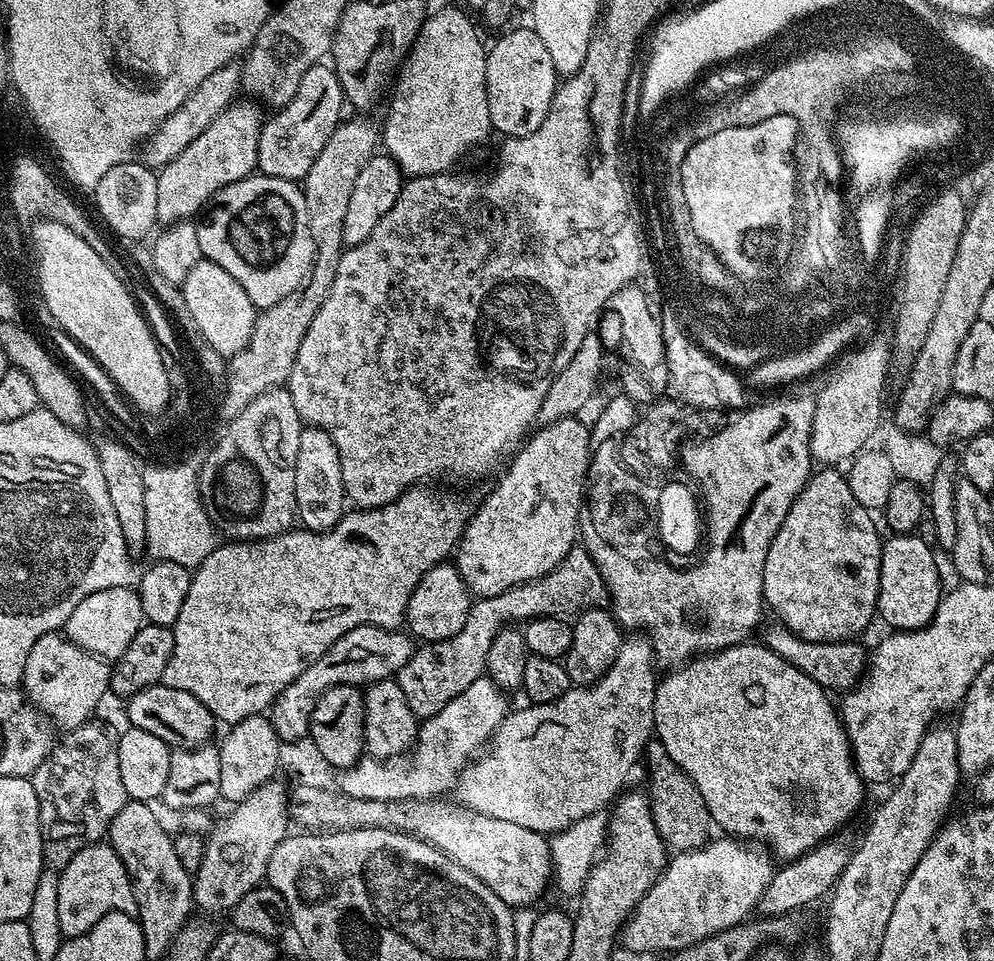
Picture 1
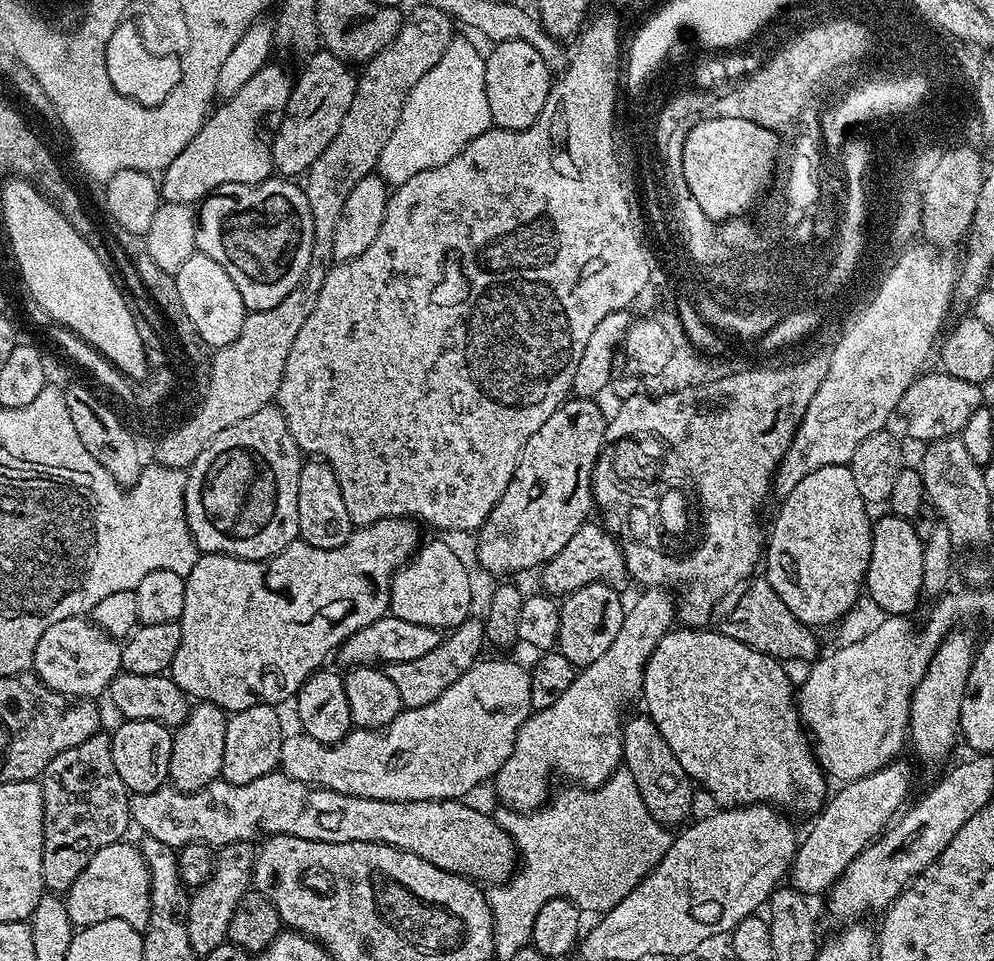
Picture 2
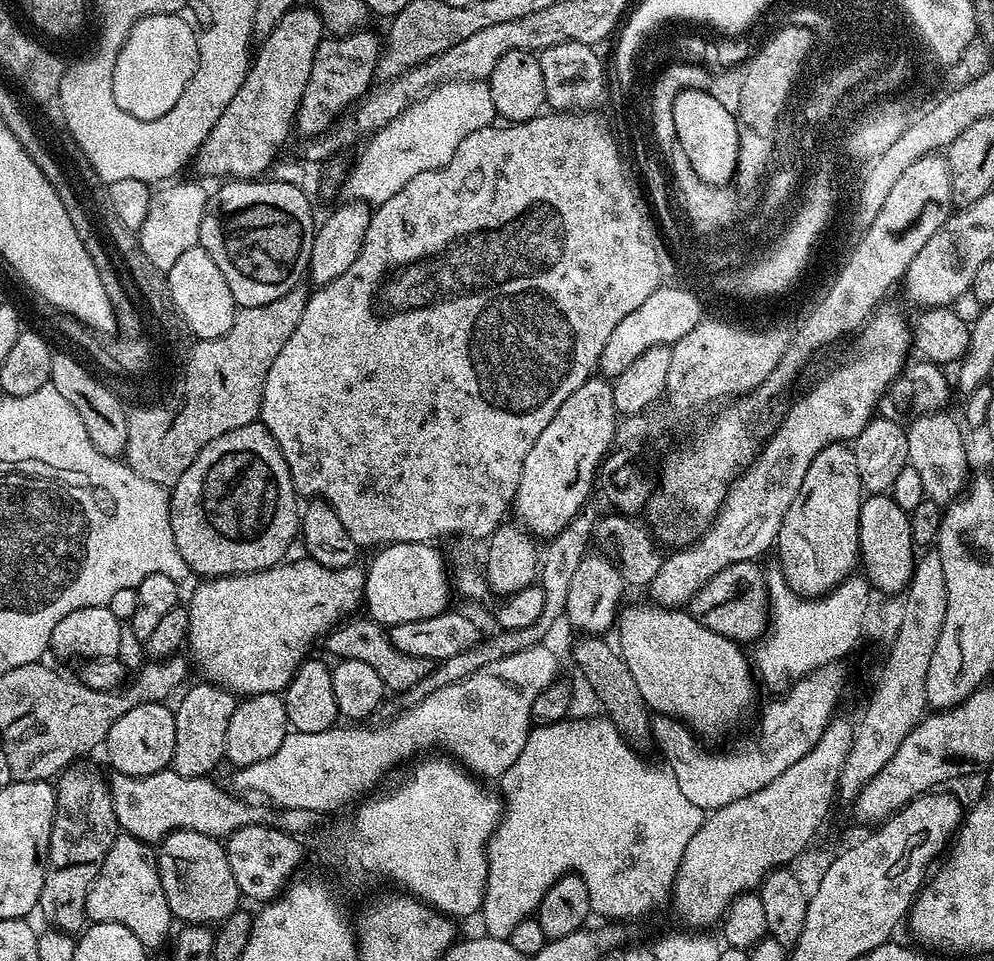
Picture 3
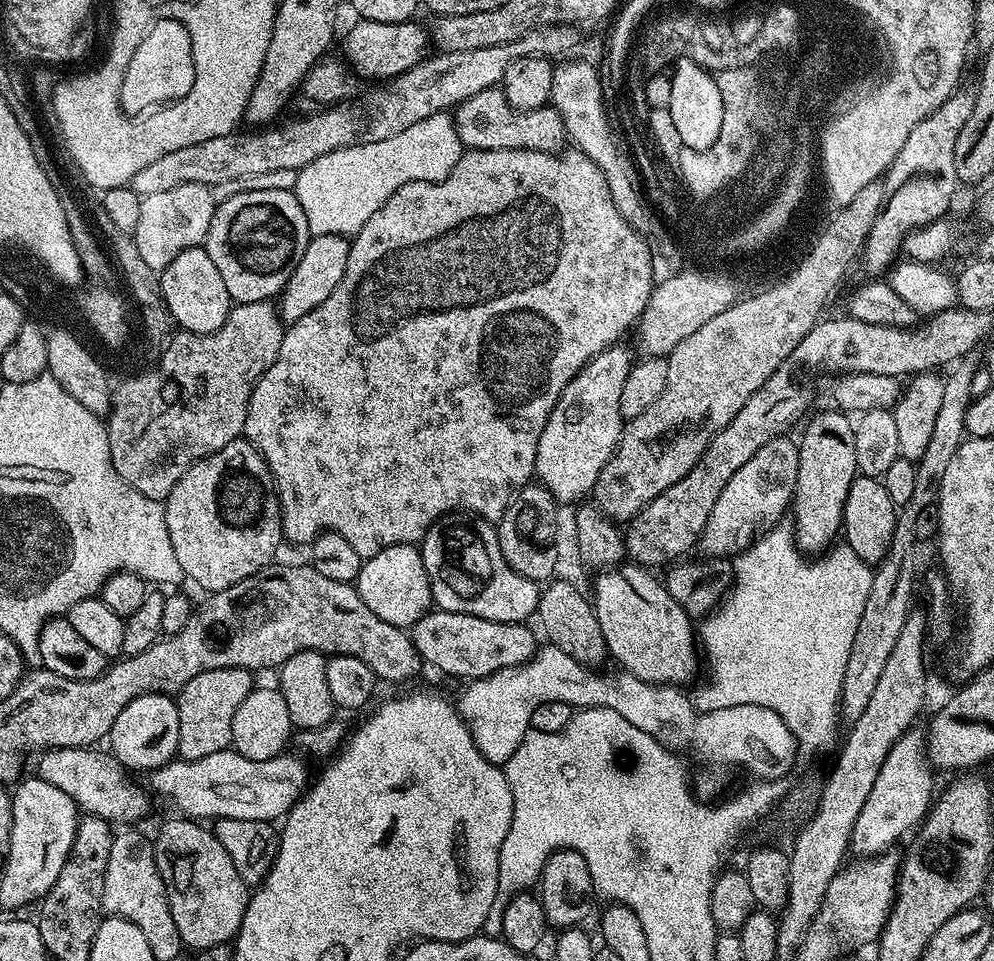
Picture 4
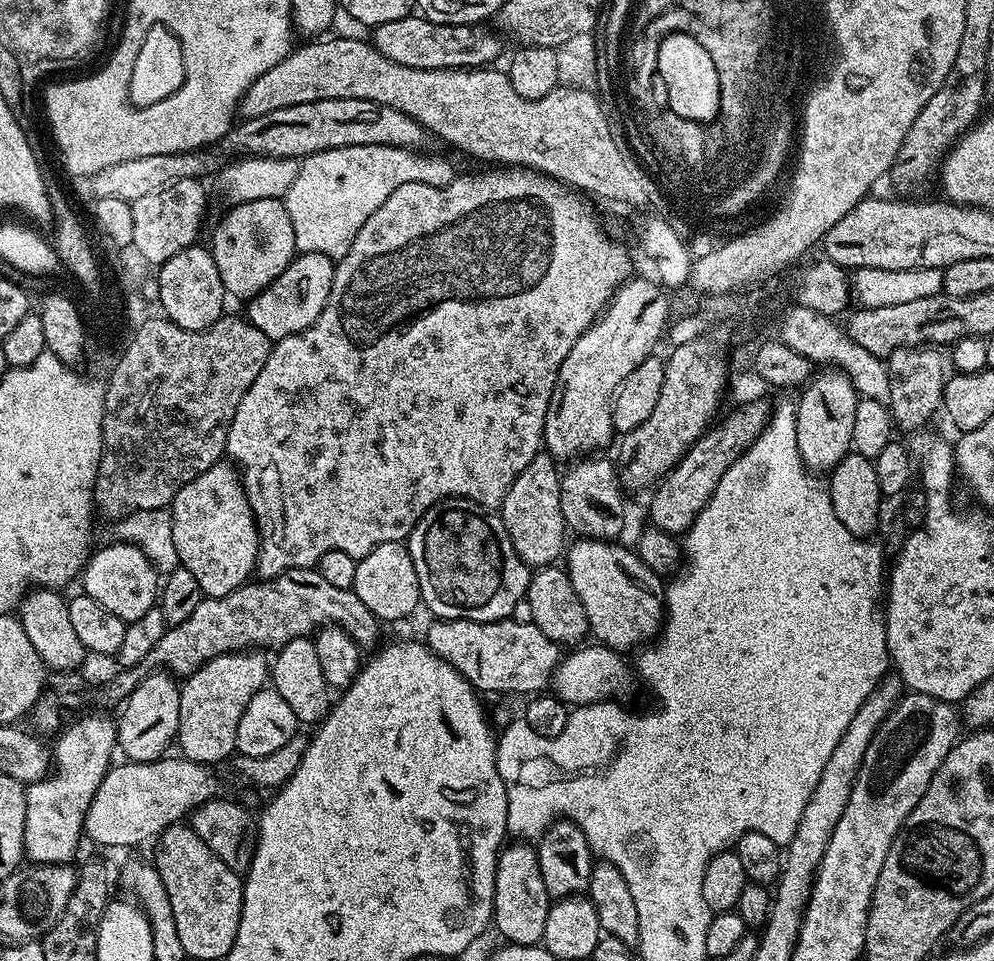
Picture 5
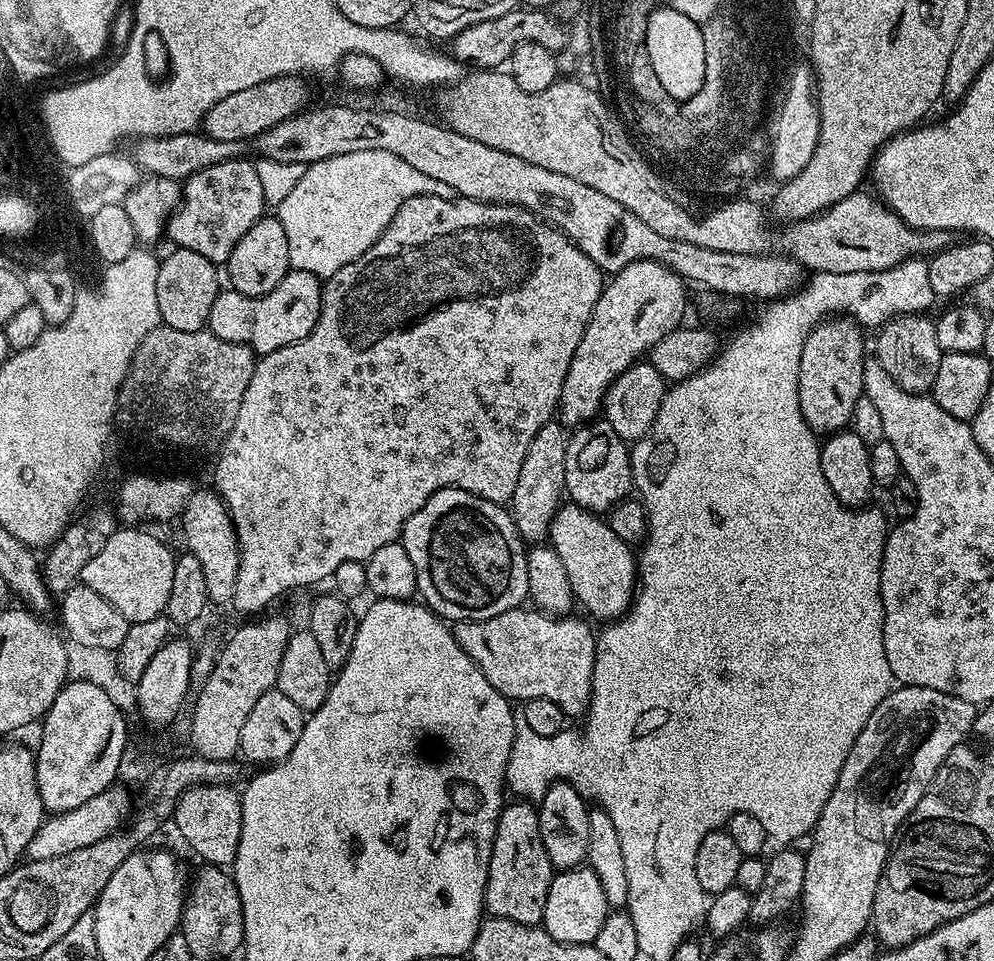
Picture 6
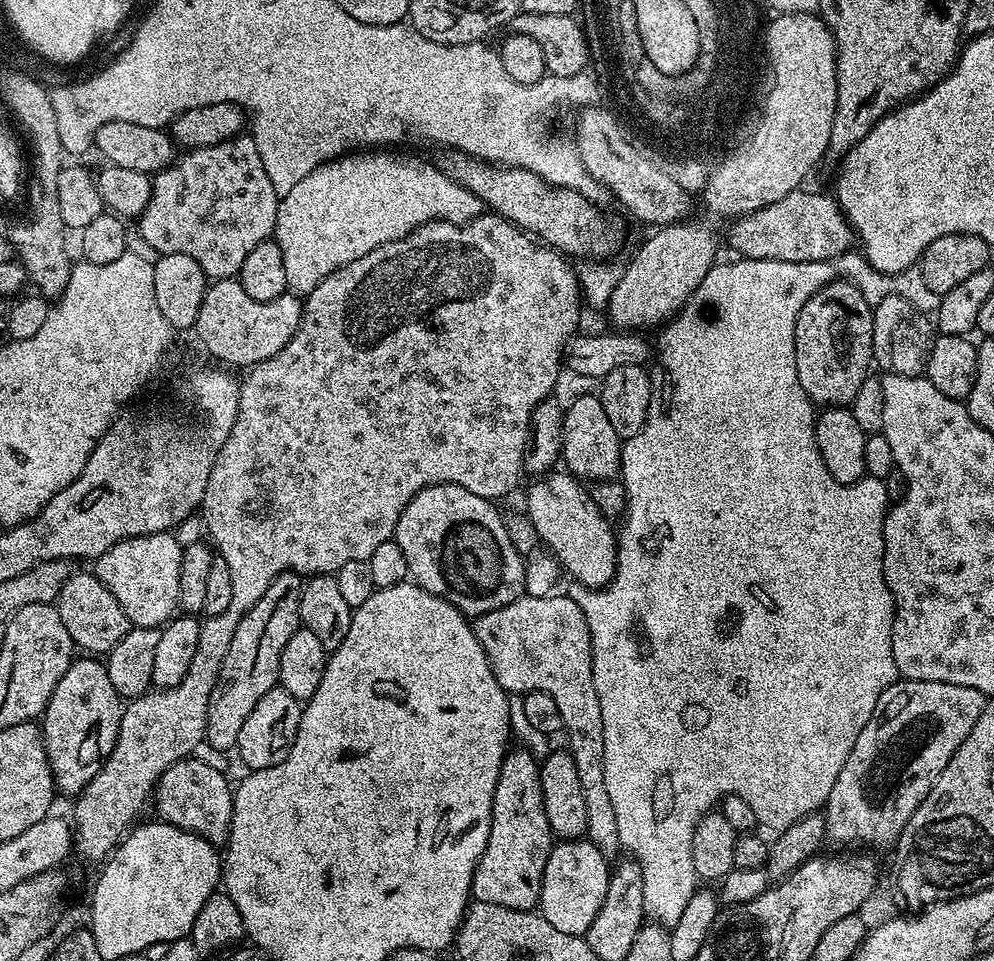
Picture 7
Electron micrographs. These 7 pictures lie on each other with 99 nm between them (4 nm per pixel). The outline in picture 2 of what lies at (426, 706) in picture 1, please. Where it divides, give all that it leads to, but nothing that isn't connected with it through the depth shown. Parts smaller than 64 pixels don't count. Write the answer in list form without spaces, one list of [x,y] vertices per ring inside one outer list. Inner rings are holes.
[[[585,522],[578,530],[574,530],[574,538],[558,550],[558,554],[547,564],[543,565],[539,573],[544,583],[543,591],[553,598],[563,598],[574,590],[587,584],[605,584],[618,593],[625,591],[624,587],[630,584],[628,567],[620,549],[620,541],[599,523]],[[469,618],[451,629],[441,639],[440,644],[434,646],[434,650],[430,650],[430,654],[425,654],[423,658],[414,658],[414,662],[387,665],[386,671],[390,682],[394,682],[394,686],[398,689],[398,698],[402,698],[404,708],[426,706],[434,702],[434,698],[438,698],[442,690],[454,686],[454,682],[458,682],[461,674],[477,664],[481,659],[480,651],[483,648],[486,648],[483,623],[479,619]]]

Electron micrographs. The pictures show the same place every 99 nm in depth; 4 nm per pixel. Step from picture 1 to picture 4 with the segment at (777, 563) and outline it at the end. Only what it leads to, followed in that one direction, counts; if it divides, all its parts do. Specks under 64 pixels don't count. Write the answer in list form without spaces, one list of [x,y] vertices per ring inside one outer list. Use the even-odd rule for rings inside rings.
[[[839,410],[831,411],[809,415],[808,425],[807,420],[803,425],[804,433],[798,436],[798,482],[790,505],[790,518],[792,516],[796,546],[804,552],[823,551],[841,535],[846,494],[858,475],[853,421]]]

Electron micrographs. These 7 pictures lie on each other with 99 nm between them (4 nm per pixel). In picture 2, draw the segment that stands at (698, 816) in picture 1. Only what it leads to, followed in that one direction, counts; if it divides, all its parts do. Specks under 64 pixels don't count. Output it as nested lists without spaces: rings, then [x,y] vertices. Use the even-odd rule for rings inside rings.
[[[646,714],[627,717],[623,723],[623,765],[635,780],[648,813],[665,827],[683,825],[690,817],[694,802],[694,782],[689,778],[674,752],[662,738],[662,732]]]

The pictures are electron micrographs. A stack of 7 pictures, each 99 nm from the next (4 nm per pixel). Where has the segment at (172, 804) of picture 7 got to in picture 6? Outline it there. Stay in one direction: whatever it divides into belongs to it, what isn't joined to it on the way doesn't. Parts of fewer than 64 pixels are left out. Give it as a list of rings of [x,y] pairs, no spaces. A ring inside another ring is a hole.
[[[203,784],[187,788],[176,803],[172,811],[172,820],[176,824],[176,832],[204,859],[203,863],[208,866],[230,866],[238,854],[238,842],[242,838],[242,802],[241,793],[235,792],[235,787],[227,784]]]

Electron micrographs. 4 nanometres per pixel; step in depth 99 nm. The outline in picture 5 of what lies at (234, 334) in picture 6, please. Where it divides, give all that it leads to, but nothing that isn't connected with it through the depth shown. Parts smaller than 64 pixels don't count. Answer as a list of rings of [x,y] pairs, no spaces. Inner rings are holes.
[[[301,252],[293,256],[290,266],[286,266],[270,286],[247,301],[246,319],[273,342],[306,331],[318,314],[322,314],[322,306],[326,306],[326,298],[330,298],[335,273],[336,264],[326,254]]]

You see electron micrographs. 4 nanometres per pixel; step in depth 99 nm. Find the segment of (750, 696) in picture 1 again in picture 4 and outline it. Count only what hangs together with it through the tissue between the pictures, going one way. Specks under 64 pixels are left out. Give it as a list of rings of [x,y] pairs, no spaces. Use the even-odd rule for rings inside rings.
[[[624,562],[619,567],[599,571],[596,585],[590,591],[592,608],[596,611],[598,626],[602,626],[602,638],[608,643],[608,656],[620,663],[623,671],[634,674],[651,684],[682,686],[696,672],[698,664],[698,636],[694,631],[693,617],[684,611],[665,590],[663,583],[656,580],[649,569],[635,563]]]

